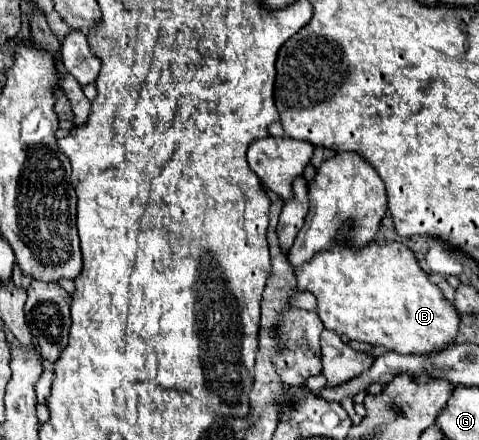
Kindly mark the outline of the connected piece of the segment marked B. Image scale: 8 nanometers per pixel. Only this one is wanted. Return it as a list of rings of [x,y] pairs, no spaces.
[[[345,223],[335,237],[331,249],[315,253],[309,261],[293,269],[297,279],[295,291],[309,291],[317,299],[317,315],[325,329],[339,335],[347,335],[353,341],[365,341],[371,345],[389,347],[395,353],[417,353],[427,355],[433,349],[447,349],[453,345],[459,329],[459,315],[455,307],[443,297],[441,289],[431,283],[427,273],[417,265],[417,259],[403,243],[377,243],[371,241],[365,247],[347,247],[349,225]]]

